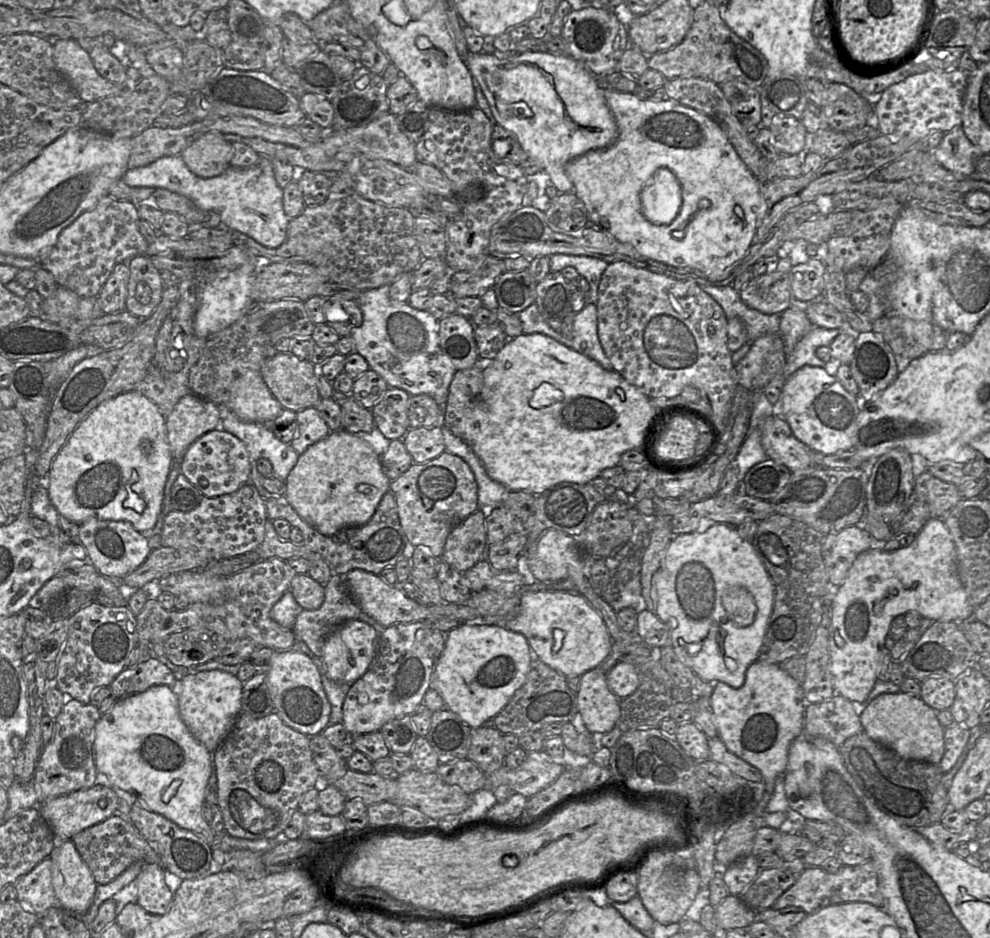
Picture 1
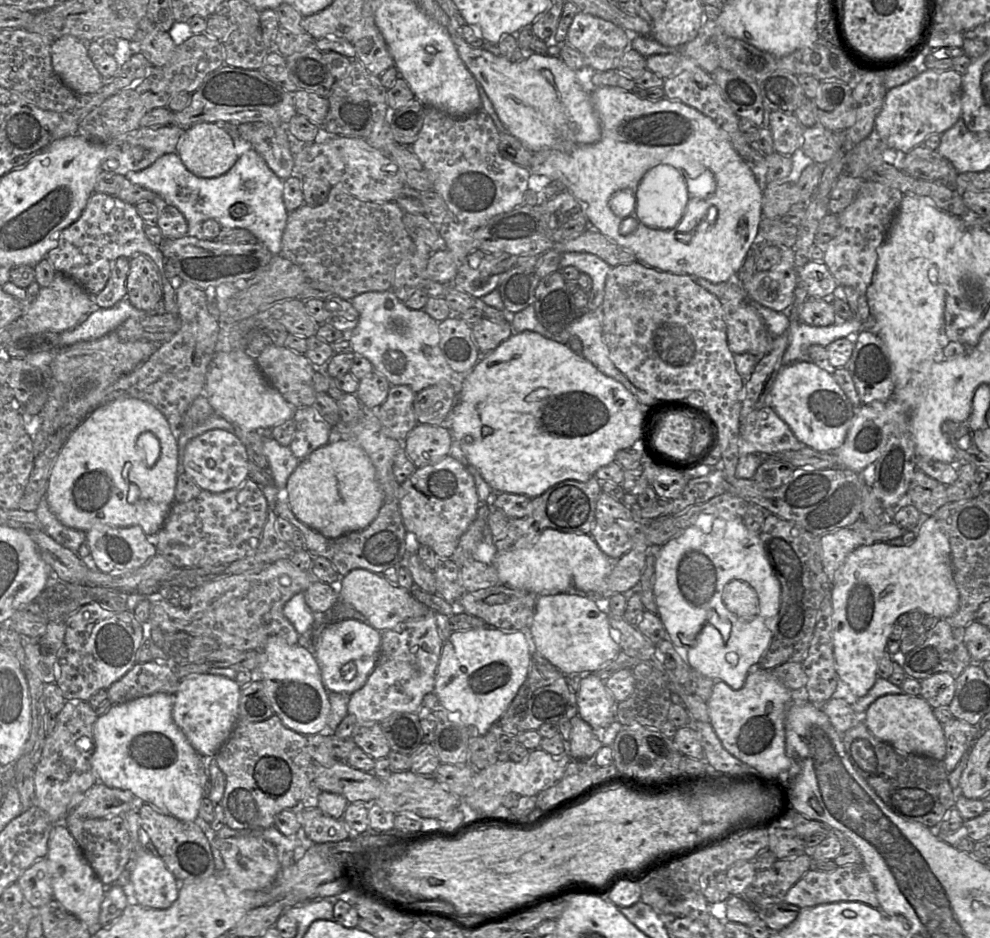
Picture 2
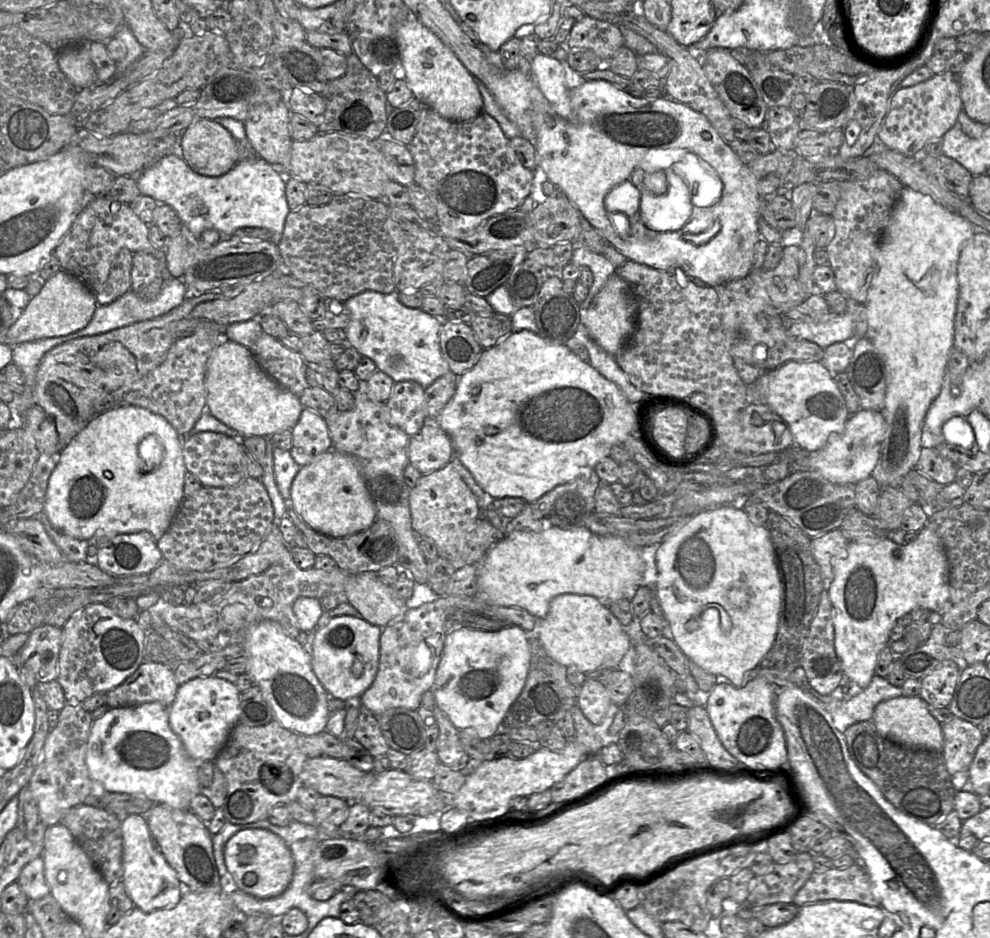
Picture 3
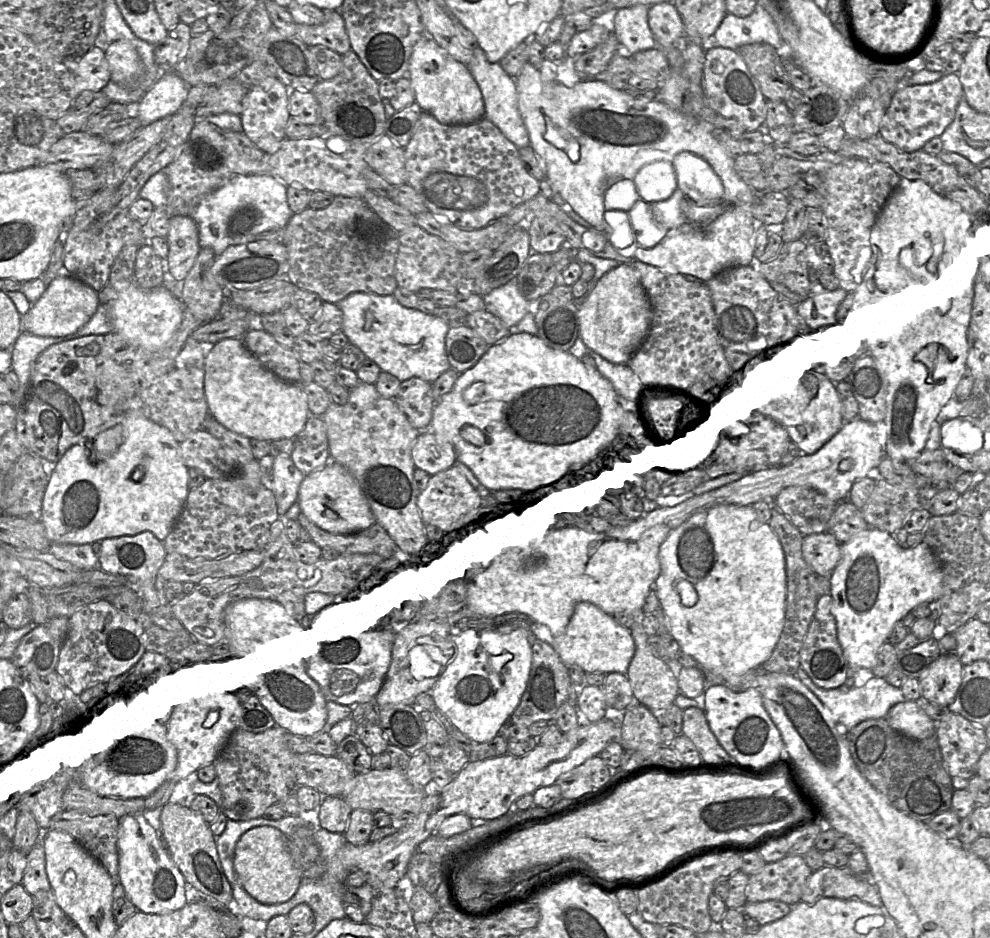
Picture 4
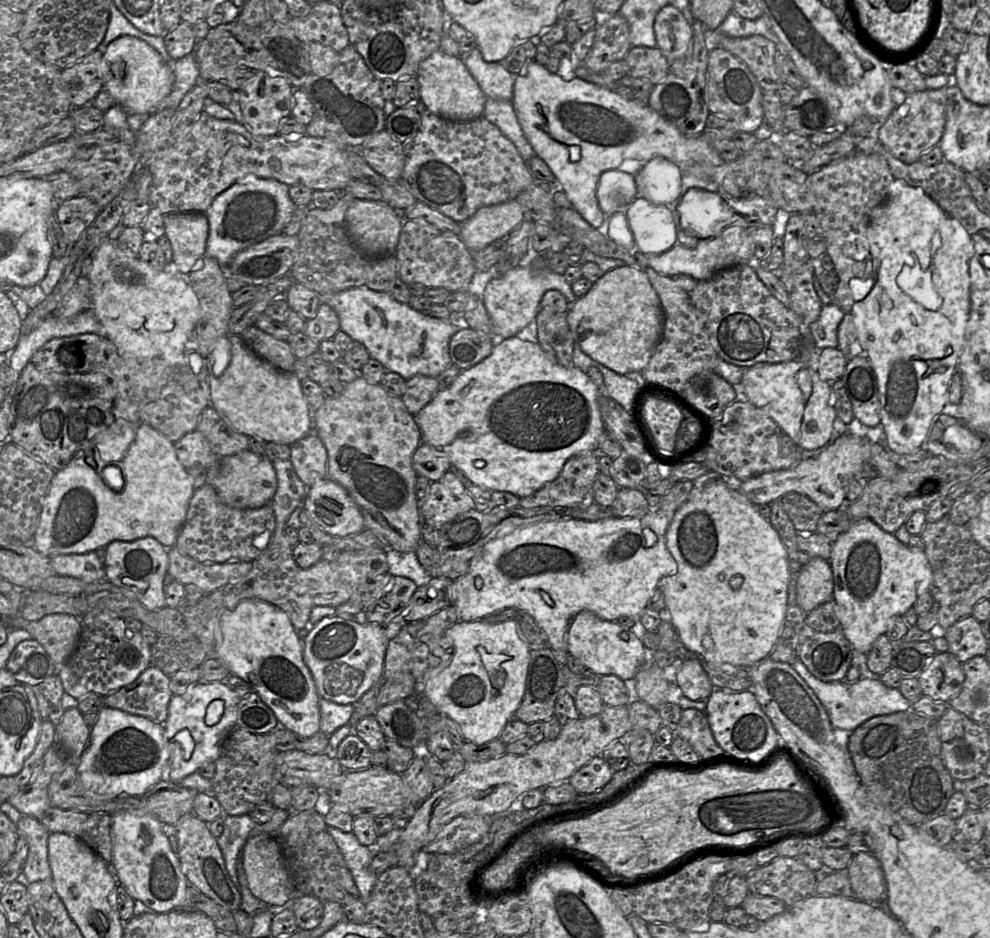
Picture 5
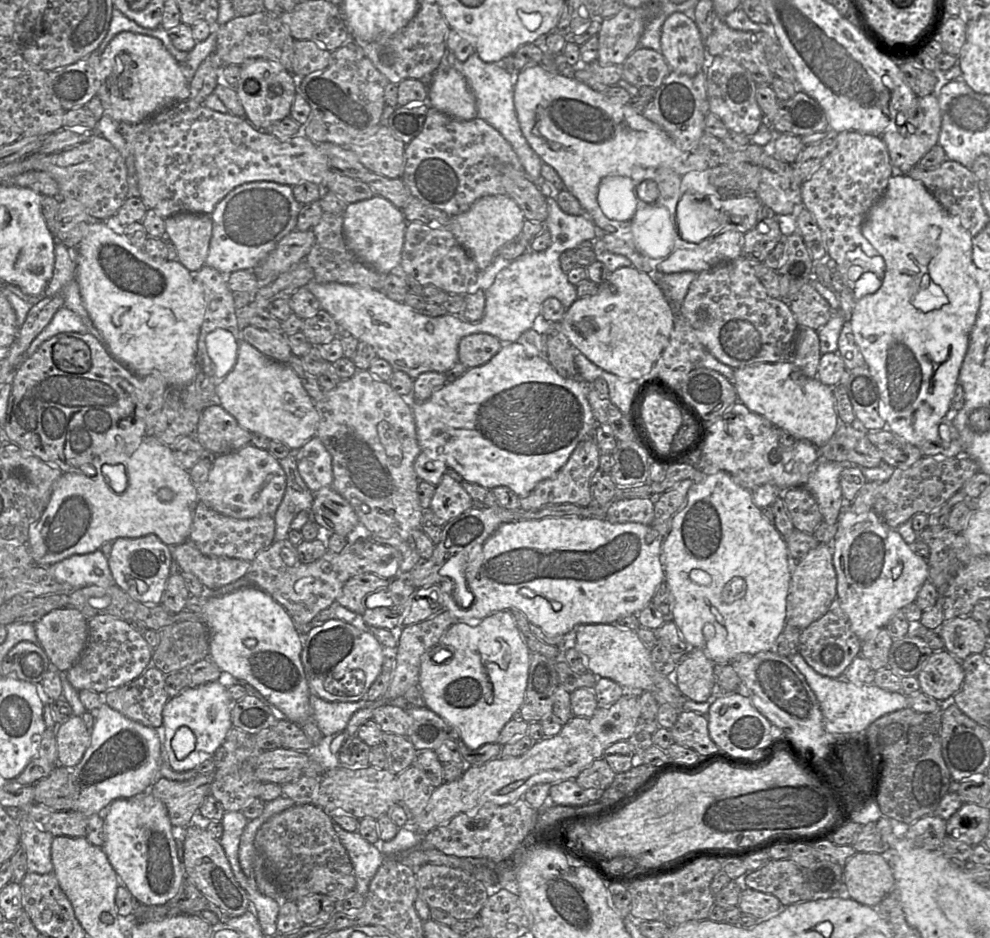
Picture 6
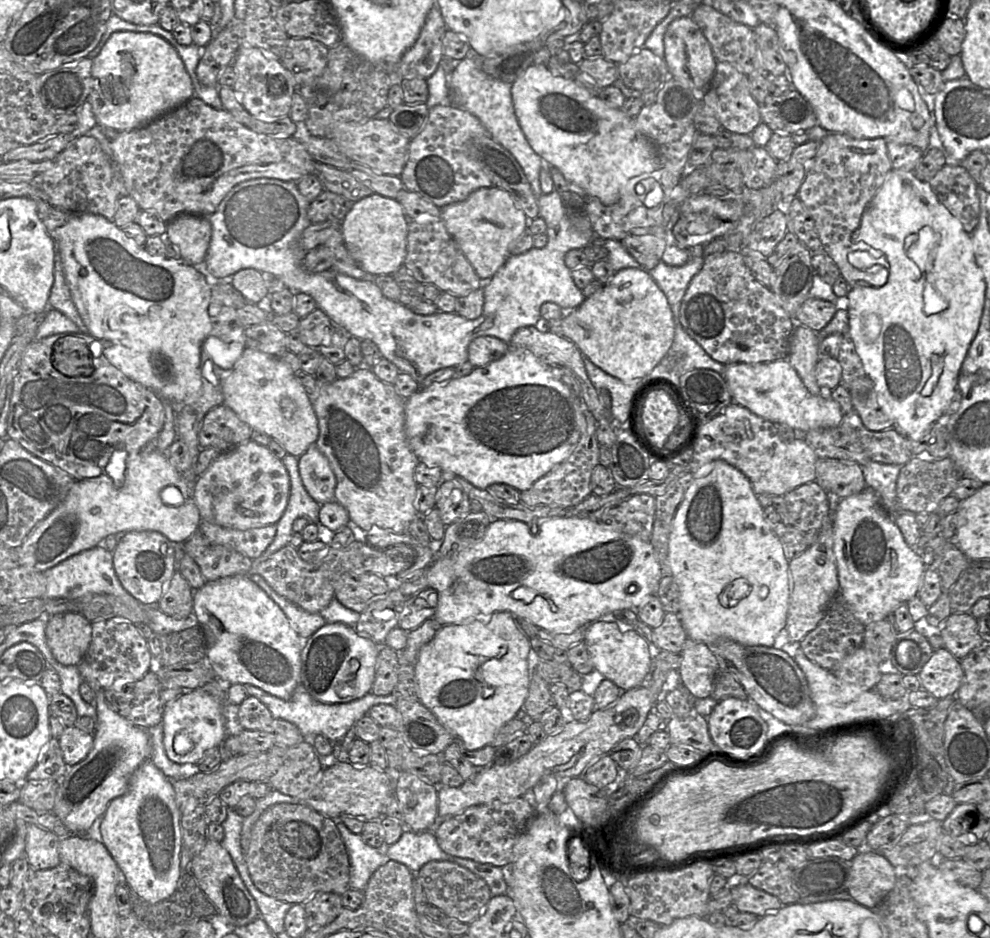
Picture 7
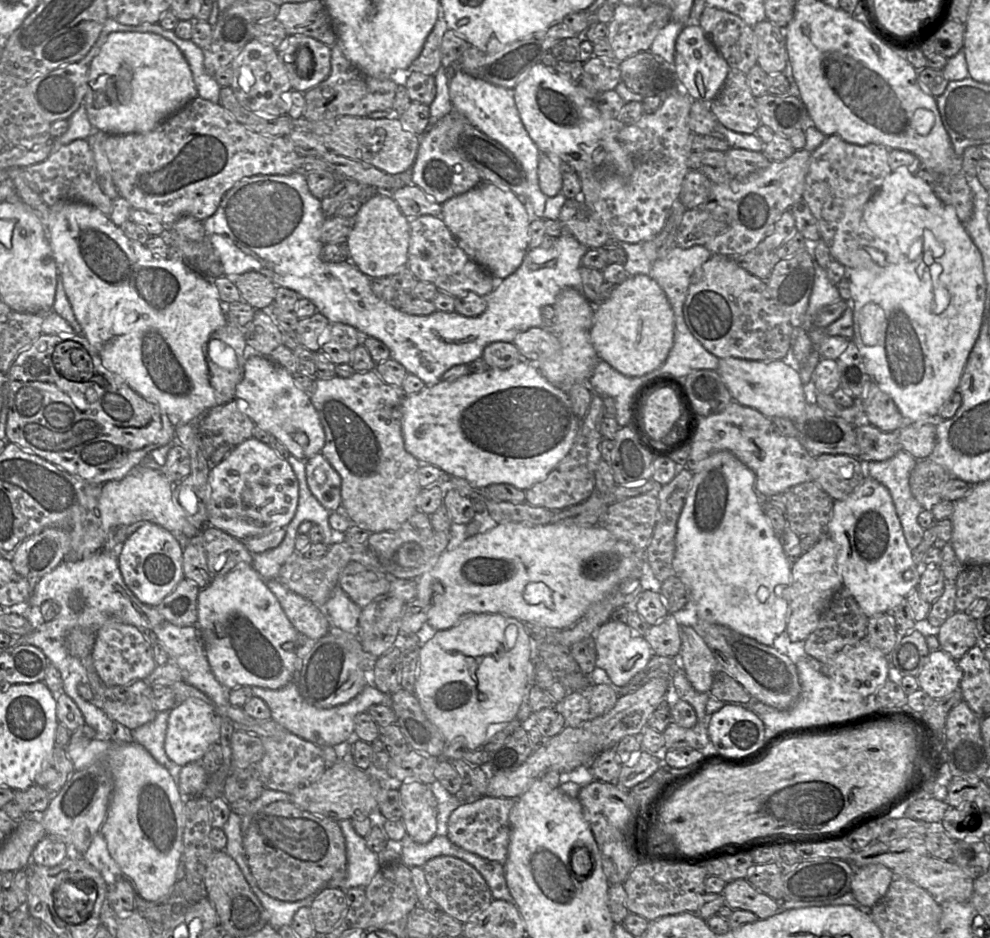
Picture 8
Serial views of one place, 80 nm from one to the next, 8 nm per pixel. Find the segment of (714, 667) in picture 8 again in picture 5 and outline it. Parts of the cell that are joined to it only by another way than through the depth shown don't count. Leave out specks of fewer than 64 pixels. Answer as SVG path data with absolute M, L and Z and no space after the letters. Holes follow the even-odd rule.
M701 660L683 661L676 674L676 682L683 696L692 701L707 700L715 689Z

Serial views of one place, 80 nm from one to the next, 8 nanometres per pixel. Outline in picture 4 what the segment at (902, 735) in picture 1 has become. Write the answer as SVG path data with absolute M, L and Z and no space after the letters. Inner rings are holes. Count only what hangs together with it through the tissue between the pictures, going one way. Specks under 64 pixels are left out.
M906 700L894 705L886 720L891 728L913 739L923 740L936 735L937 723L916 701Z

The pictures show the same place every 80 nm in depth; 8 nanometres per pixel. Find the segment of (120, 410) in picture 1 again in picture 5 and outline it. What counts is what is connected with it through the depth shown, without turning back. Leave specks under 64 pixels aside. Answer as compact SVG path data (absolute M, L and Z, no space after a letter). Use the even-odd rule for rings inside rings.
M140 423L124 457L112 465L120 469L124 478L124 486L120 491L111 489L103 478L103 470L108 466L110 463L98 457L97 453L85 458L83 452L79 452L64 469L55 473L31 541L40 554L49 558L60 554L83 554L106 547L115 540L135 541L147 536L154 537L166 549L175 546L195 488L188 469L177 458L174 444L151 426Z

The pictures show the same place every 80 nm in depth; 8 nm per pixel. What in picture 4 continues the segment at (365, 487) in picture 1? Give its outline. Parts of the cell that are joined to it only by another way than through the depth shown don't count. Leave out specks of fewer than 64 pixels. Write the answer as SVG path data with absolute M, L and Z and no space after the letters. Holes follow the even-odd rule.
M330 460L323 468L305 475L299 487L297 503L301 513L313 524L332 535L356 534L376 523L355 478L343 465L333 460Z

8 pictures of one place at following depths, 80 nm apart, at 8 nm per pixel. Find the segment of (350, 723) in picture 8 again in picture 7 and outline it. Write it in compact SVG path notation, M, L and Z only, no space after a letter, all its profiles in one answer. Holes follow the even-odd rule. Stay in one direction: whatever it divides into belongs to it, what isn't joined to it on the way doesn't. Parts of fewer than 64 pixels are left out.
M251 684L243 685L245 685L249 695L256 697L267 706L273 718L283 719L293 723L304 736L321 734L331 742L341 742L346 733L356 725L357 721L364 715L368 715L368 711L371 707L378 704L390 704L395 706L398 698L396 692L386 696L378 696L369 692L365 696L351 702L327 704L313 699L302 684L296 687L291 698L288 700L273 696Z

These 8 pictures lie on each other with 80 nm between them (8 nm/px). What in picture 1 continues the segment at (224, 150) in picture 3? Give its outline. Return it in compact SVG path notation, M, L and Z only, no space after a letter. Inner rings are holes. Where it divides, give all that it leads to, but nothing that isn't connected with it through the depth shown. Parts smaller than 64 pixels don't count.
M209 132L193 140L180 155L195 175L212 178L229 168L233 153L231 142L217 133Z

